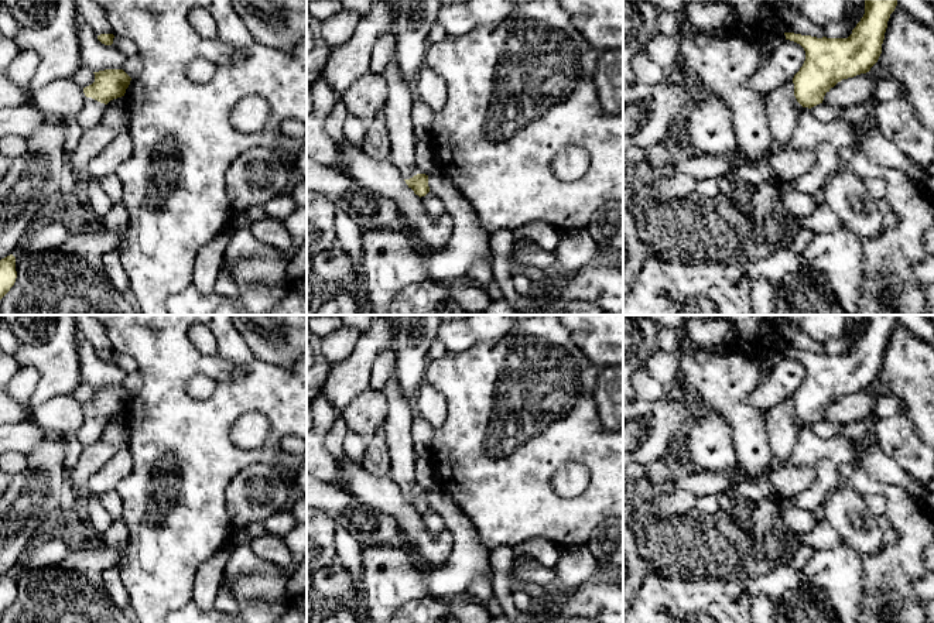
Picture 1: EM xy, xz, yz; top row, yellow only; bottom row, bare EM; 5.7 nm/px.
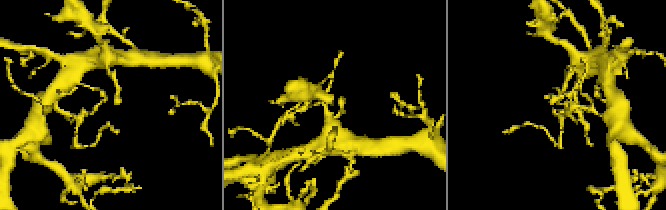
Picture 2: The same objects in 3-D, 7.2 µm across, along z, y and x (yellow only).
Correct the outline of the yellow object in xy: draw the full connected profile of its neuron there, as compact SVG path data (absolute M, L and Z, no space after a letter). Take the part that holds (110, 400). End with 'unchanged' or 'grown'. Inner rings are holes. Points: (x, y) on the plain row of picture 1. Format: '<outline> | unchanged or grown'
M105 386L93 390L95 398L83 404L85 420L75 434L83 448L102 438L106 421L124 413L131 397L123 386Z | grown

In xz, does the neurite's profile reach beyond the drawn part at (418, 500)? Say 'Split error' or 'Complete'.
Split error

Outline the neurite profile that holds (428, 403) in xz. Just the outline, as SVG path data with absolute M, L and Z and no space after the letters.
M424 381L413 401L414 415L424 418L434 429L448 418L448 405L444 396L430 383Z

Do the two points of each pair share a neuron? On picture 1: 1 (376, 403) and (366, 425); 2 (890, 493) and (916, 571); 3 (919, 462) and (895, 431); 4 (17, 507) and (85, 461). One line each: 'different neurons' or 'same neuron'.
1: same neuron
2: same neuron
3: same neuron
4: different neurons

